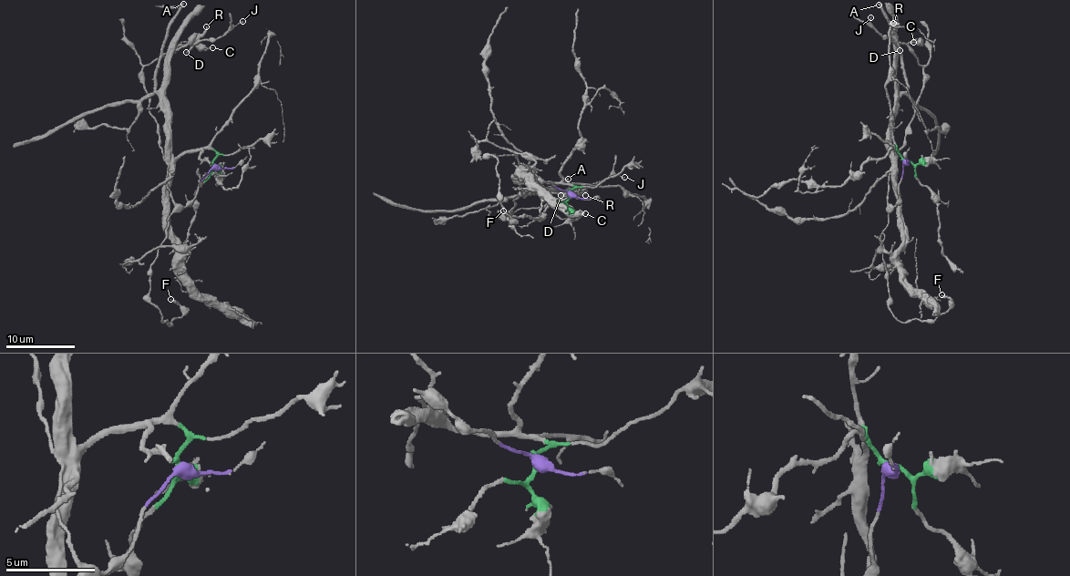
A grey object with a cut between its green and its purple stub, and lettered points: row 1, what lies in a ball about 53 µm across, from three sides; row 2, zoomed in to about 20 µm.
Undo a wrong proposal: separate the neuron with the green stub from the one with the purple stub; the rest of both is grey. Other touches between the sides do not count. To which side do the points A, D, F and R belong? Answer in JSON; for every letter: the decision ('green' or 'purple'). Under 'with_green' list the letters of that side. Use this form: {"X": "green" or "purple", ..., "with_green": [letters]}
{"A": "green", "D": "green", "F": "purple", "R": "green", "with_green": ["A", "D", "R"]}

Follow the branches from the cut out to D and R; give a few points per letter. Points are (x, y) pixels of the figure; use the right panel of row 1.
D: (907, 160), (893, 145), (897, 149), (893, 158), (890, 152), (896, 42), (899, 51)
R: (907, 160), (893, 145), (897, 149), (892, 156), (890, 111), (895, 97), (897, 48), (890, 30), (894, 23)

